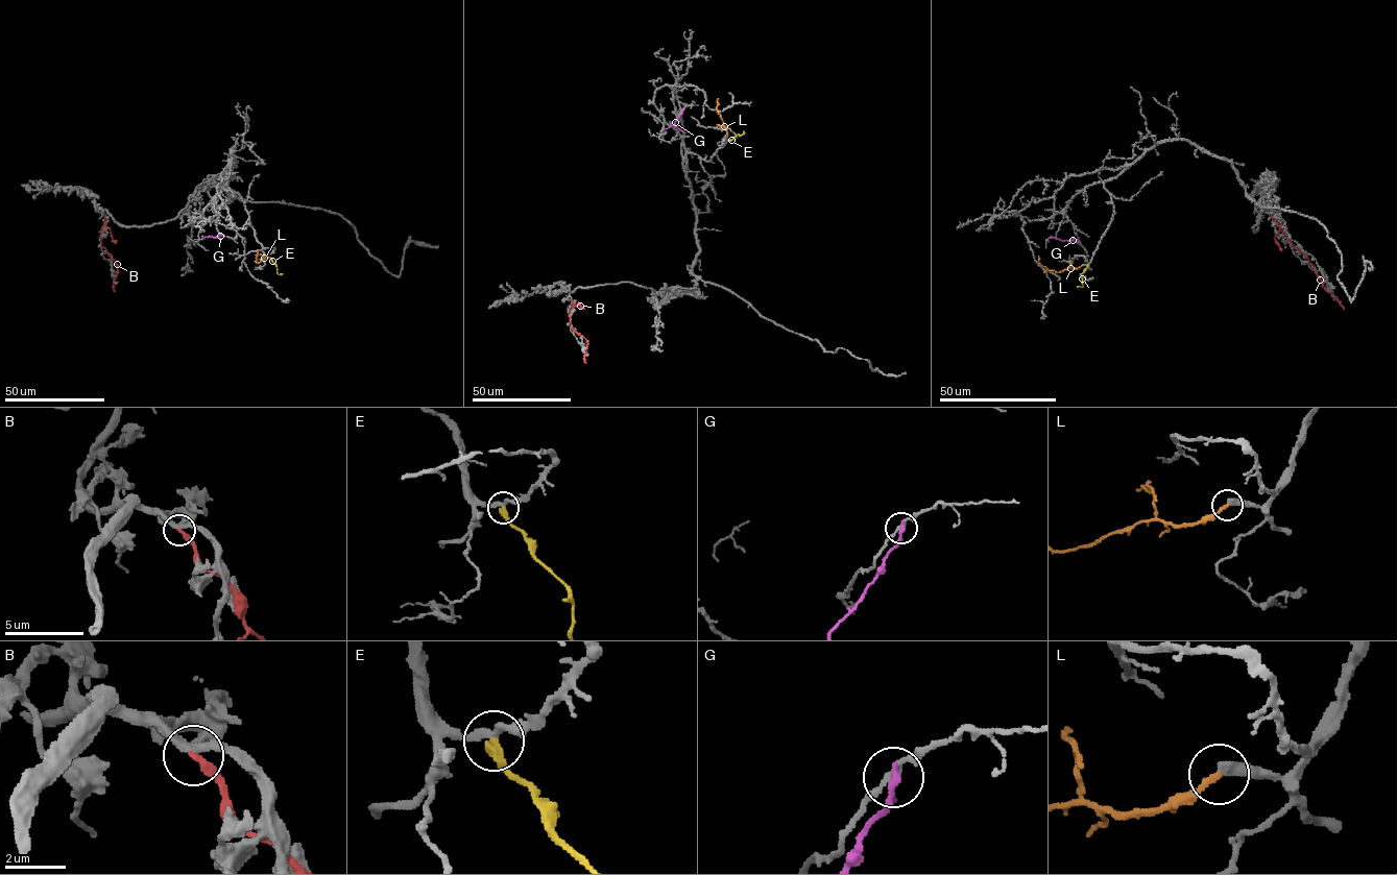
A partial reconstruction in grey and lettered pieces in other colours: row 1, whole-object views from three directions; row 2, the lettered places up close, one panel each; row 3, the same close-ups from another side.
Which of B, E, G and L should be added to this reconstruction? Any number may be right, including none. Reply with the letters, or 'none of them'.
L

